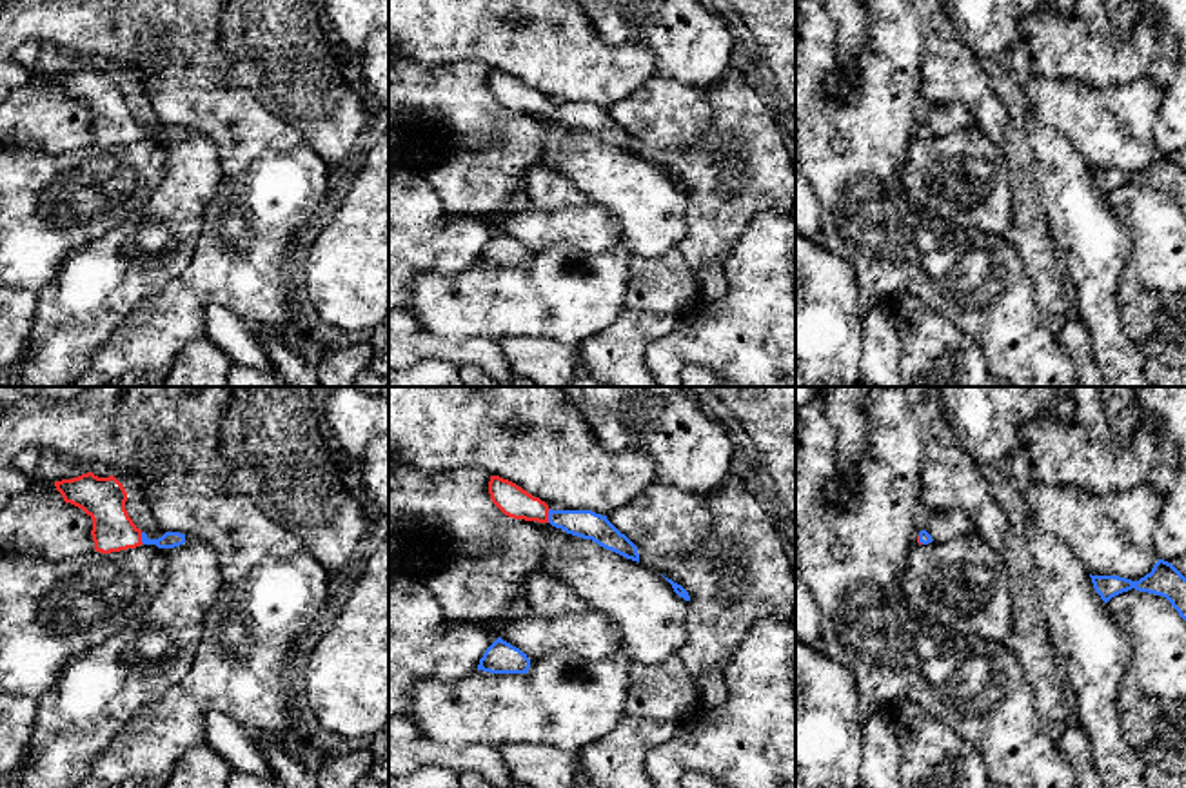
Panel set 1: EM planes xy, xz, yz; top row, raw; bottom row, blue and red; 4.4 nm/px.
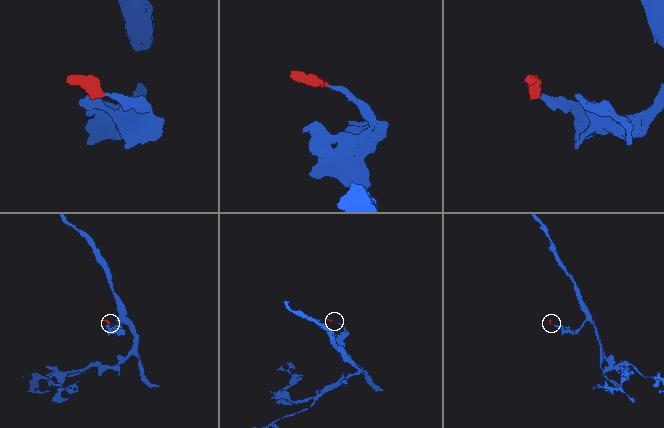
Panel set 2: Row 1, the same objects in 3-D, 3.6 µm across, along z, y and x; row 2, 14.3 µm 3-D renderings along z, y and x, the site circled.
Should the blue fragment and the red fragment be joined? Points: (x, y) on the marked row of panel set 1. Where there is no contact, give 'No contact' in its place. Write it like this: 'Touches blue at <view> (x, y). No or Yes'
Touches blue at xz (549, 516). Yes

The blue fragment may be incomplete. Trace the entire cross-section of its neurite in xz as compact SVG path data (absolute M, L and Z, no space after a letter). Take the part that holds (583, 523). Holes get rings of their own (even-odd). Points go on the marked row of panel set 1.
M490 476L489 494L492 503L509 517L550 523L567 534L592 539L599 547L639 563L637 547L607 516L592 510L552 510L539 497L499 476Z

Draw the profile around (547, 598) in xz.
M534 572L525 579L525 597L534 616L558 617L561 614L581 614L587 605L572 594L561 581Z

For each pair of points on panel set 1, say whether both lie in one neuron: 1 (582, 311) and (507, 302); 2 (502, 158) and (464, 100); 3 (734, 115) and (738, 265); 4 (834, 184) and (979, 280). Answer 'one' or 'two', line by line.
1: one
2: one
3: two
4: one

